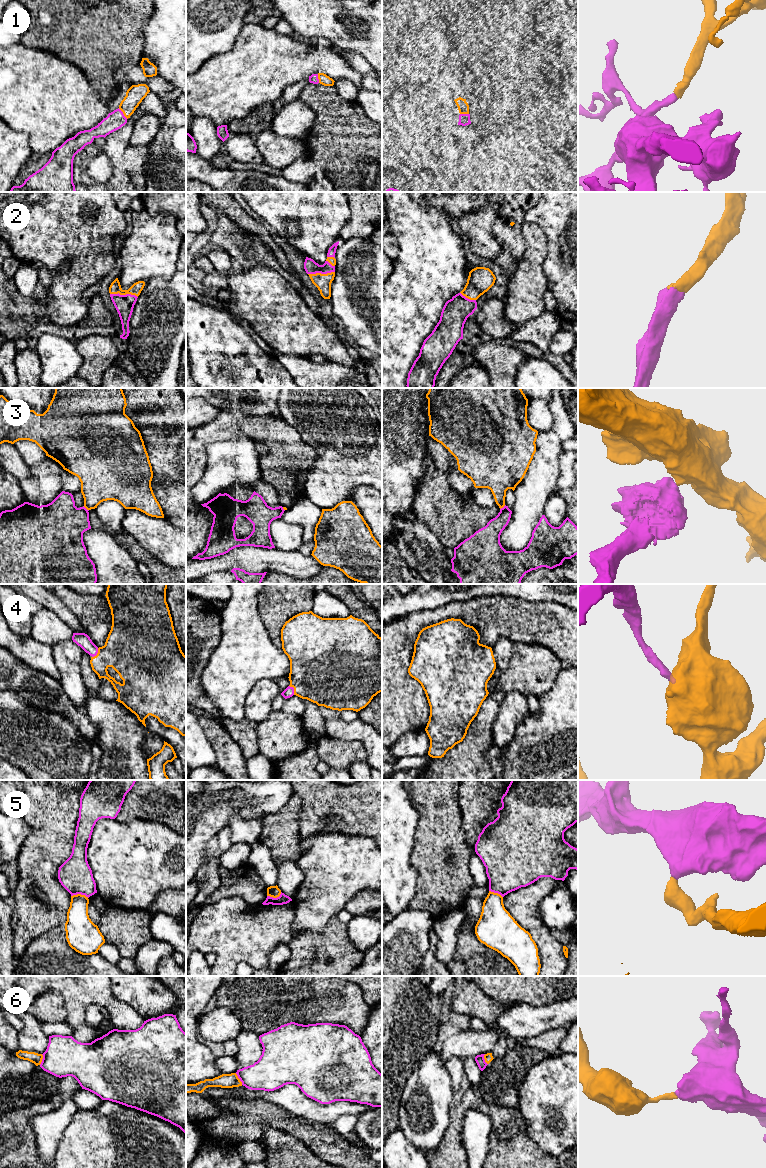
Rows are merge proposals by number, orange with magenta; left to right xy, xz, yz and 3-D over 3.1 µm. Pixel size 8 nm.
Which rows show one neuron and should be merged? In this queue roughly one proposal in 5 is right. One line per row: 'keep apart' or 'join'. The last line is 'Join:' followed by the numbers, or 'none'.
1: join
2: join
3: keep apart
4: join
5: keep apart
6: keep apart
Join: 1, 2, 4

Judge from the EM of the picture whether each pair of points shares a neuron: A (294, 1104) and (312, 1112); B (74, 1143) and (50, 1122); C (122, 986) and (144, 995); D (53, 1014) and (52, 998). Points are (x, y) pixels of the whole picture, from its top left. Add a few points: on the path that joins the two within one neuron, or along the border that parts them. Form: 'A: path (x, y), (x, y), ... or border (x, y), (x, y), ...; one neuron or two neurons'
A: path (298, 1104), (308, 1108); one neuron
B: border (75, 1112), (64, 1131), (55, 1155); two neurons
C: path (127, 986), (135, 986), (139, 990); one neuron
D: path (52, 1010), (52, 1002); one neuron

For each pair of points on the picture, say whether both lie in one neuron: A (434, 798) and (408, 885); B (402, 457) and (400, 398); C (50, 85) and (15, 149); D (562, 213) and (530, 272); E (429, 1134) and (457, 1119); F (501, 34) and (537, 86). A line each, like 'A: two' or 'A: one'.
A: two
B: one
C: two
D: two
E: two
F: one

